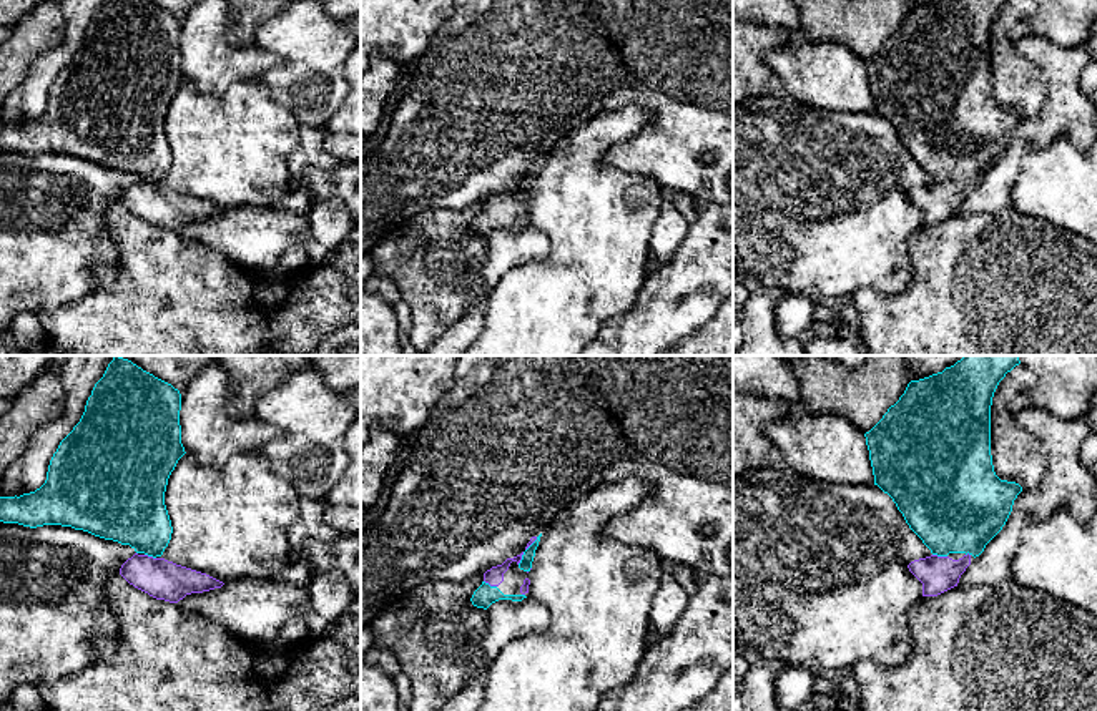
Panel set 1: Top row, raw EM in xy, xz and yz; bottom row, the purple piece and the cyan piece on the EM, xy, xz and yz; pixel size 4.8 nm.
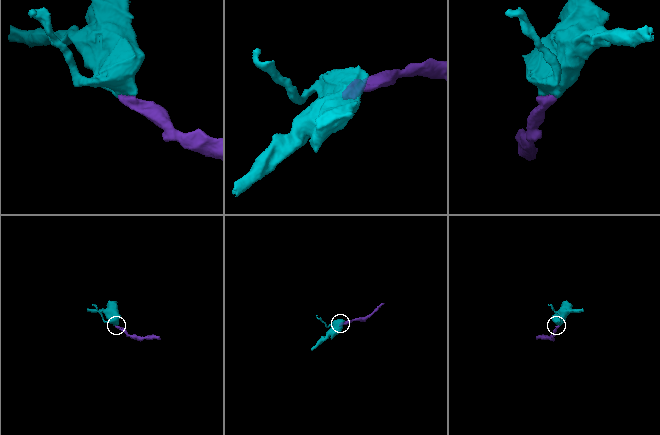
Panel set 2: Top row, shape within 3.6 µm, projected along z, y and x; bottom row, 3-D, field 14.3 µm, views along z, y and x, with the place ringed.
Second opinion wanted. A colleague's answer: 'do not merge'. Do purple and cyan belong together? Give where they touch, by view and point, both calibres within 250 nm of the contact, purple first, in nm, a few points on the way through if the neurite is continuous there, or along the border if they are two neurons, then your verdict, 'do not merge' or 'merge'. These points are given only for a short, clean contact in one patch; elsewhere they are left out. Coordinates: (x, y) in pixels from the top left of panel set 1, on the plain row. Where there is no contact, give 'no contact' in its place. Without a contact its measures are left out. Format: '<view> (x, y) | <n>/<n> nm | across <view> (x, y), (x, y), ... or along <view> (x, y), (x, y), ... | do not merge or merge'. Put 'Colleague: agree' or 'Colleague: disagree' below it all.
yz (939, 185) | 180/440 nm | across yz (938, 201), (939, 185), (953, 135) | merge
Colleague: disagree

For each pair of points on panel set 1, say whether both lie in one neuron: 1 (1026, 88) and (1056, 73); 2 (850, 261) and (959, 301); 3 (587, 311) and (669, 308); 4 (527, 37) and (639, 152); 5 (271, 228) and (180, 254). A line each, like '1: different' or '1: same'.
1: different
2: different
3: different
4: same
5: different

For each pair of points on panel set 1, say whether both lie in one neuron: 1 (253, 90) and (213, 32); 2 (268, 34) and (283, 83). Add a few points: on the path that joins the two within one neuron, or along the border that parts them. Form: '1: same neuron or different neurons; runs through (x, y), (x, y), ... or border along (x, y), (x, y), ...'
1: different neurons; border along (258, 75), (233, 82), (225, 90), (210, 93)
2: same neuron; runs through (280, 45), (291, 57), (291, 72)

